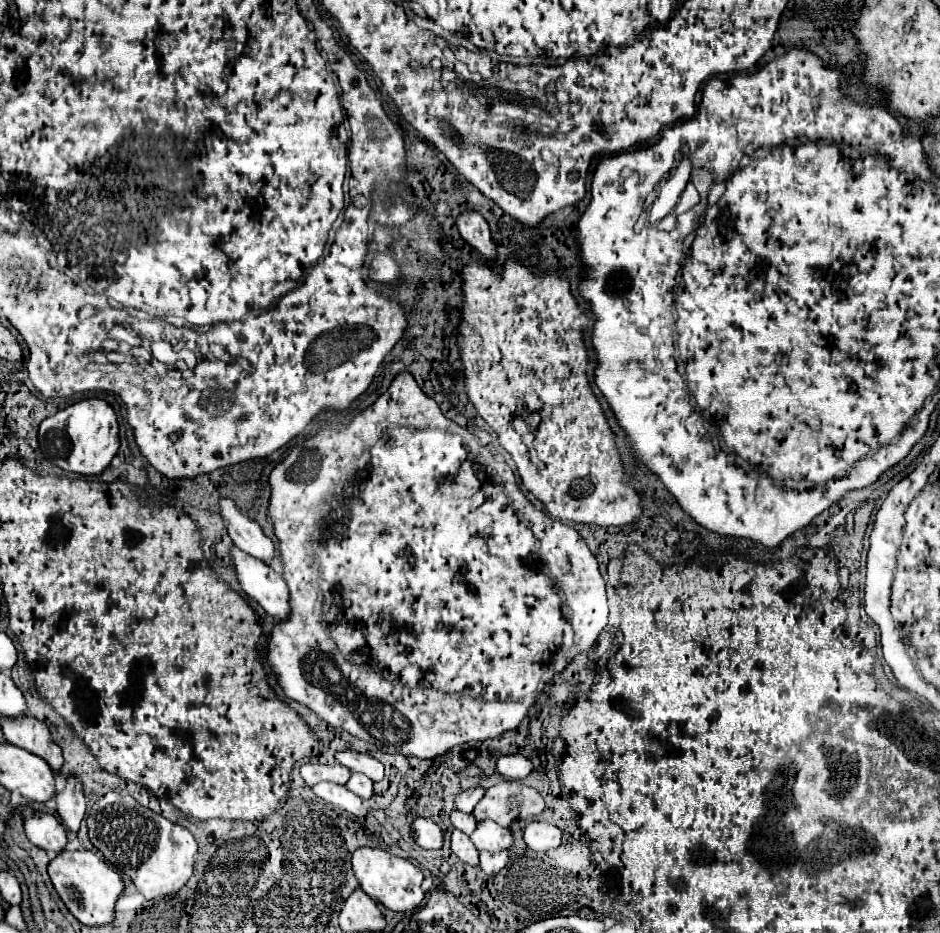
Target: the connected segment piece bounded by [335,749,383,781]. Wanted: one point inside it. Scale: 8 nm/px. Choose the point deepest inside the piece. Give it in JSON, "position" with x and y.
{"position":[352,760]}

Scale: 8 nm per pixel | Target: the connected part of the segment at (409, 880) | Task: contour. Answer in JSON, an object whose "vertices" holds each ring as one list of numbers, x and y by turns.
{"vertices":[[359,847,353,853,351,861,353,861,353,871,355,871,355,877,361,885,361,889,367,895,371,895,375,901,383,903,387,909,405,913,405,911,415,909,423,901,423,897,425,897,425,891,421,889,423,871,417,865,413,865,411,861,395,857,383,849,373,849,373,847]]}

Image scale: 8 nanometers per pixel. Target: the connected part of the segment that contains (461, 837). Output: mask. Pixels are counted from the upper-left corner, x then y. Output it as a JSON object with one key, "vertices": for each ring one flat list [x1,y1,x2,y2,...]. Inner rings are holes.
{"vertices":[[453,831,453,835,451,835,451,849,461,861,465,861,469,865,479,865,479,851,475,849,473,841,465,833]]}

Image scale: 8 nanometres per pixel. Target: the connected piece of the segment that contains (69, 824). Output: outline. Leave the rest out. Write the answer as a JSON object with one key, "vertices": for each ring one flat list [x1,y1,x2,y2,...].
{"vertices":[[71,777,65,785,65,789,55,797,57,799,57,813,63,819,65,827,71,829,73,833,79,831,79,825,85,817,85,795,81,793,81,783]]}

